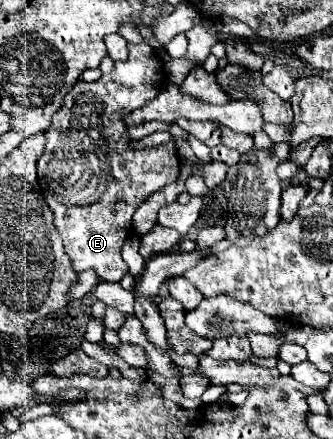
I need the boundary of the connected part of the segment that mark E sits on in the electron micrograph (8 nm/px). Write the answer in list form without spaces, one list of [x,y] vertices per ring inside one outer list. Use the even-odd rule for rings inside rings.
[[[141,41],[137,45],[129,43],[127,47],[129,47],[129,57],[125,61],[117,61],[111,73],[103,75],[93,83],[79,81],[71,87],[71,91],[65,95],[63,107],[53,115],[51,125],[45,131],[47,145],[37,163],[37,179],[41,183],[41,193],[45,195],[45,201],[53,211],[55,225],[63,239],[65,253],[73,263],[73,269],[75,271],[93,269],[103,281],[121,281],[121,277],[127,273],[127,265],[121,259],[121,247],[131,233],[133,227],[131,219],[137,207],[151,193],[159,191],[163,185],[173,183],[179,175],[179,155],[171,141],[141,151],[127,149],[129,137],[125,133],[127,127],[121,121],[121,117],[131,109],[139,107],[135,91],[141,91],[141,107],[143,107],[149,99],[153,99],[161,91],[165,77],[163,63],[157,59],[155,51],[147,41]]]

